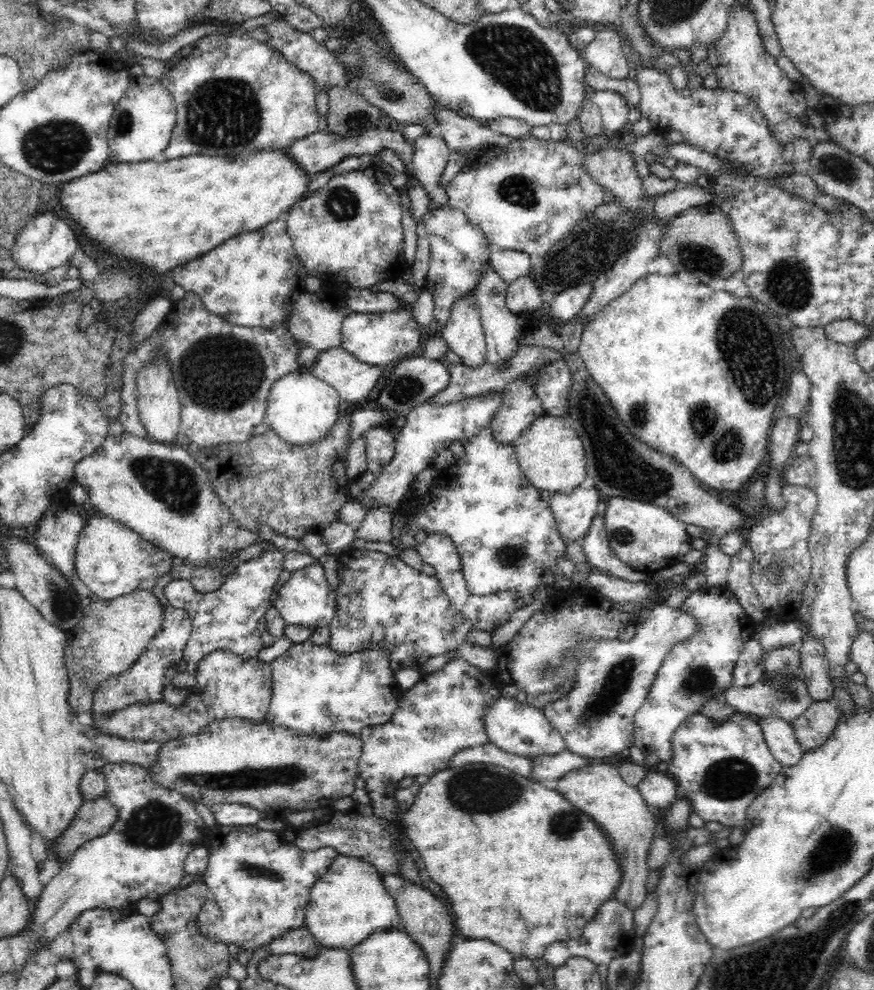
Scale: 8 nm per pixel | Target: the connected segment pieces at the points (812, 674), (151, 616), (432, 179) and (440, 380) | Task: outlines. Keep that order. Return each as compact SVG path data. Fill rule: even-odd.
M810 633L802 638L800 664L803 681L814 701L828 701L833 697L834 685L825 666L825 648L817 636Z
M138 589L112 600L100 599L93 603L85 603L83 613L82 622L70 630L64 657L69 676L70 710L76 715L91 710L94 693L98 690L101 682L108 680L111 676L118 676L118 673L124 672L138 660L138 657L146 650L150 640L162 628L164 620L161 601L158 600L153 589Z
M437 133L420 136L414 142L410 172L424 188L432 204L431 208L449 206L446 189L440 185L449 154L447 142Z
M408 356L394 366L390 378L383 381L382 390L378 396L378 405L382 405L383 409L390 412L401 412L402 416L406 416L412 409L421 406L432 399L432 396L442 392L448 386L450 376L449 368L440 363L438 359Z

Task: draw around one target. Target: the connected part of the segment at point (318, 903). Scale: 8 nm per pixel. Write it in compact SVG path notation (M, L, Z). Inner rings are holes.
M353 856L334 858L330 870L311 889L305 917L308 931L317 944L326 948L351 949L375 932L405 930L396 901L385 888L382 874L374 865Z

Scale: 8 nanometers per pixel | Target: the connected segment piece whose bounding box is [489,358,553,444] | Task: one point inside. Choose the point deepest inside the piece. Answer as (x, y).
(521, 406)

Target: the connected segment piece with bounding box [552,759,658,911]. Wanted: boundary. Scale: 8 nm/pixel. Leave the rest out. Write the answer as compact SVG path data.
M590 760L582 769L564 773L552 785L575 808L592 817L608 833L613 848L620 854L621 867L624 869L621 886L614 892L614 899L630 910L636 910L646 898L647 876L651 872L646 857L656 838L657 814L654 814L636 787L626 784L611 760Z

